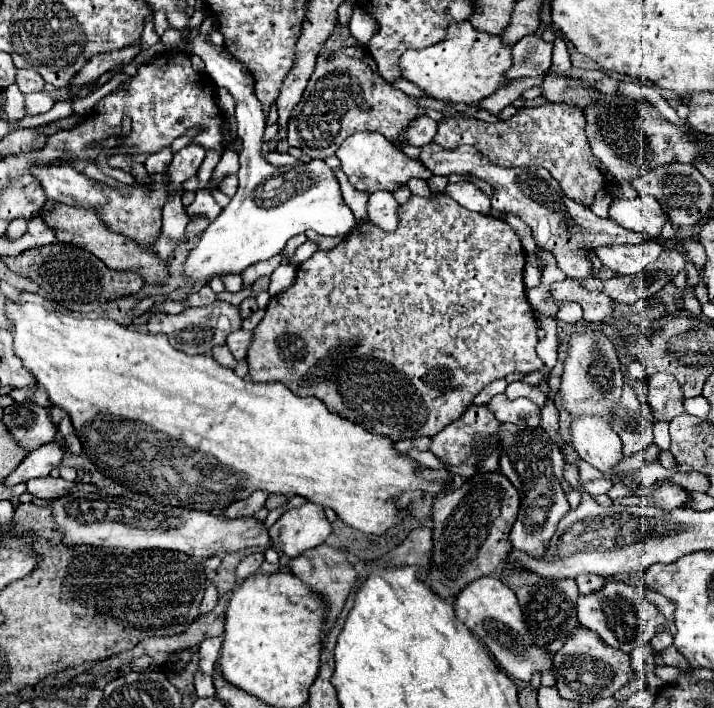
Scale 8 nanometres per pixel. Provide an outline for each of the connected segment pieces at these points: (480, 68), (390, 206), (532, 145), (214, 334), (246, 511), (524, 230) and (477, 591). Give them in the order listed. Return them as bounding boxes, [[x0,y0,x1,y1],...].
[[401,20,511,106],[369,192,399,232],[433,104,613,206],[145,300,241,354],[223,492,269,518],[507,214,537,253],[455,576,553,682]]

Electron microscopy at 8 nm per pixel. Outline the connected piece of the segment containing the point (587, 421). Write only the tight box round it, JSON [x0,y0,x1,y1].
[571,416,641,492]

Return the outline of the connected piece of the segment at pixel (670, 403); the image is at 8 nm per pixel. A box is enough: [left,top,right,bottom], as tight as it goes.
[649,374,687,422]

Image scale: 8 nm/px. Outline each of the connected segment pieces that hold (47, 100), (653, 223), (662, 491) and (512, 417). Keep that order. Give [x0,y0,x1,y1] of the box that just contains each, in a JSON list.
[[25,92,53,116],[609,196,667,240],[653,480,689,510],[487,394,541,426]]

